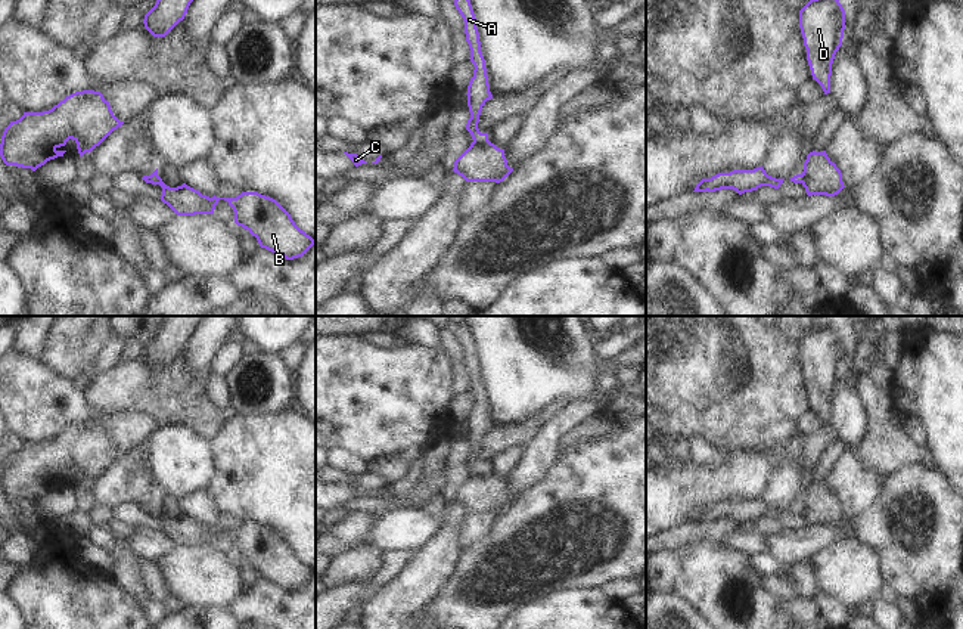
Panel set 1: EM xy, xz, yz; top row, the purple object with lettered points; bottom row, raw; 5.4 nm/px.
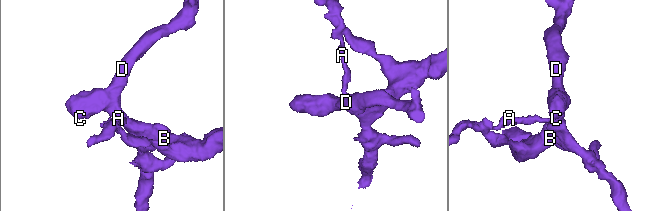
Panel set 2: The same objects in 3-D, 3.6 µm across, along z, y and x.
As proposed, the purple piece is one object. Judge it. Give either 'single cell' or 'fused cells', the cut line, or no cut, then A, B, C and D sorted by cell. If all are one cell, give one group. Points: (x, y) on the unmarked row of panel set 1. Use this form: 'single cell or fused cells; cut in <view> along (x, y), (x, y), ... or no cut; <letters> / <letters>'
fused cells; cut in xz along (487, 470), (474, 473); A / B C D

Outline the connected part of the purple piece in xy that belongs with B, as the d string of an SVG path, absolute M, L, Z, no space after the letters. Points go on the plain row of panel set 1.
M158 499L149 506L152 515L162 518L161 532L177 546L214 545L220 530L234 542L234 554L257 568L261 579L286 591L302 588L316 571L301 561L291 545L273 529L258 523L242 523L236 529L212 529L183 514L167 517L158 506Z

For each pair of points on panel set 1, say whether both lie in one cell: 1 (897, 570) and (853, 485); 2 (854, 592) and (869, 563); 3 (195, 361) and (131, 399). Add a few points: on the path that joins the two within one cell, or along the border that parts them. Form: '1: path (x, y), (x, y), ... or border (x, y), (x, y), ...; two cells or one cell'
1: border (884, 479), (875, 501), (851, 520); two cells
2: path (854, 585), (854, 578), (861, 570); one cell
3: border (183, 350), (186, 363), (195, 372), (208, 372); two cells

